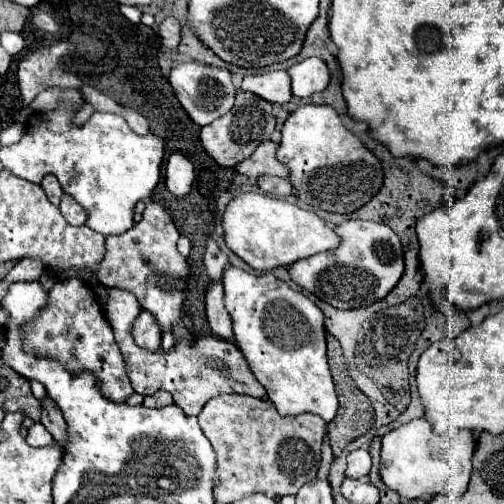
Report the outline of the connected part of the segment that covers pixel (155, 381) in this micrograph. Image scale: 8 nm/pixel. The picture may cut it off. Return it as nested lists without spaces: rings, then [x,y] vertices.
[[[116,287],[108,291],[106,319],[114,329],[116,343],[124,355],[126,371],[136,393],[152,395],[156,391],[168,391],[172,393],[174,403],[180,409],[184,409],[184,413],[188,415],[198,415],[210,399],[224,393],[240,393],[250,397],[266,395],[266,389],[252,375],[248,361],[242,357],[240,349],[230,341],[224,341],[218,337],[200,337],[192,345],[188,345],[186,341],[176,343],[176,347],[170,353],[152,353],[138,347],[130,333],[130,319],[138,317],[138,309],[140,309],[140,303],[130,291],[116,289]]]

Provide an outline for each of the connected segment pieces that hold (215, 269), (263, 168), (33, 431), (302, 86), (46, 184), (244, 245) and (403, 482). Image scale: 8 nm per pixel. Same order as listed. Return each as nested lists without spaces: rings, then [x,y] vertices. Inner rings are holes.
[[[210,237],[206,243],[204,263],[202,263],[202,269],[208,273],[208,277],[212,281],[220,281],[222,279],[222,273],[224,273],[224,267],[228,263],[228,257],[220,251],[220,247],[217,244],[214,237]]]
[[[264,141],[248,159],[236,165],[236,171],[254,179],[258,179],[260,175],[288,177],[288,169],[276,159],[276,151],[278,151],[278,143]]]
[[[34,423],[34,425],[28,429],[26,441],[28,441],[32,447],[46,447],[46,445],[52,445],[52,443],[54,443],[52,435],[44,429],[42,423]]]
[[[308,57],[288,69],[292,77],[292,93],[300,99],[310,97],[316,91],[324,91],[330,83],[330,71],[320,57]]]
[[[46,175],[44,179],[42,179],[42,189],[44,189],[44,193],[46,193],[46,197],[54,203],[54,205],[58,205],[60,203],[60,199],[62,199],[62,187],[60,187],[60,183],[58,183],[58,179],[54,177],[54,175]]]
[[[242,193],[234,197],[224,211],[224,241],[240,259],[256,271],[270,271],[280,265],[292,265],[298,259],[336,249],[340,237],[332,225],[308,209],[276,199],[264,193]]]
[[[420,417],[390,431],[382,439],[380,477],[384,485],[394,489],[402,499],[432,497],[438,493],[462,495],[472,473],[472,453],[476,449],[476,433],[462,429],[458,435],[436,435],[432,425]]]

